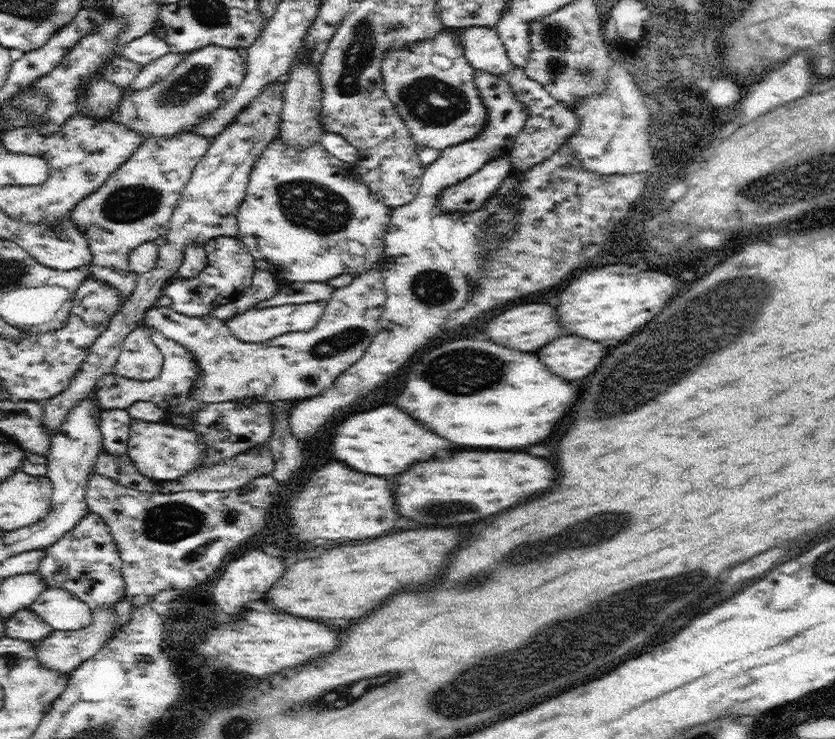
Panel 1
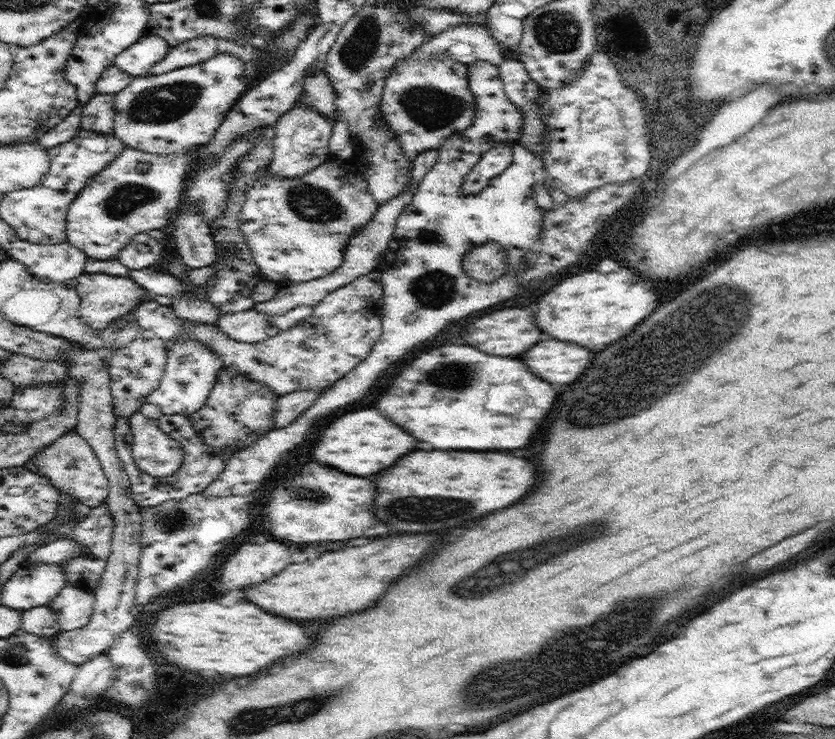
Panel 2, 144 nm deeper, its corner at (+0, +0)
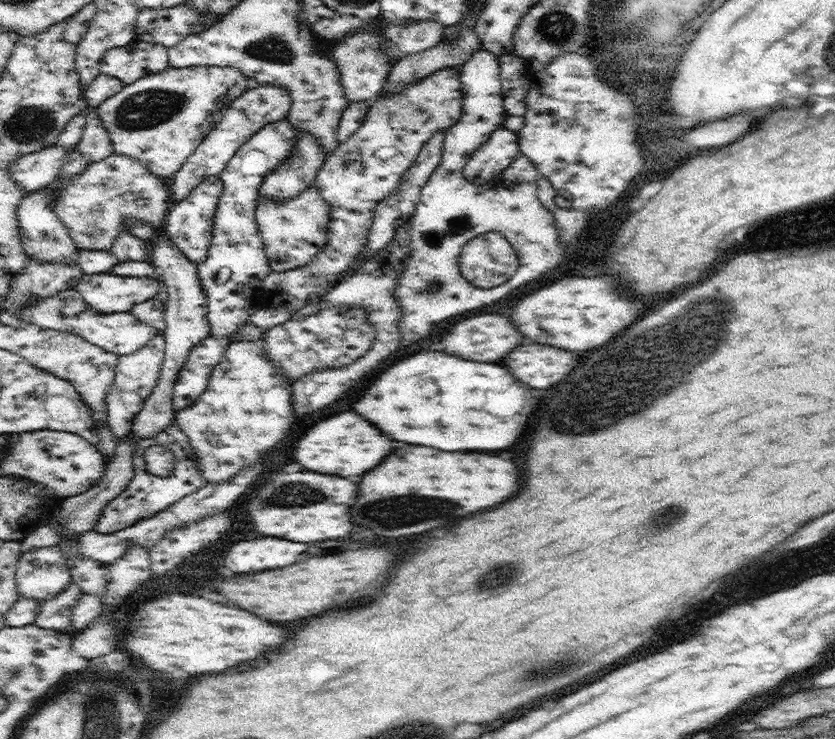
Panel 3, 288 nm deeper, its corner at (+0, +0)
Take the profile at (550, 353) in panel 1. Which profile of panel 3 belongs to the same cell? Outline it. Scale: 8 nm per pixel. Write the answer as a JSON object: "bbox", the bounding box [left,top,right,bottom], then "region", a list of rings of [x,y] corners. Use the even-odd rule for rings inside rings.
{"bbox":[501,342,577,388],"region":[[[521,342],[503,356],[501,364],[529,388],[545,388],[569,374],[577,364],[577,358],[565,350],[539,346],[535,342]]]}

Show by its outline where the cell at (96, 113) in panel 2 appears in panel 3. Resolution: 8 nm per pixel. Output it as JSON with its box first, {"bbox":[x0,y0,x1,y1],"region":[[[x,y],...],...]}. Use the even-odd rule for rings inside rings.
{"bbox":[77,108,115,164],"region":[[[91,108],[87,116],[87,128],[83,134],[83,140],[77,144],[77,148],[87,154],[91,164],[99,164],[105,158],[115,154],[115,146],[111,142],[109,132],[105,130],[101,118],[99,118],[99,108]]]}

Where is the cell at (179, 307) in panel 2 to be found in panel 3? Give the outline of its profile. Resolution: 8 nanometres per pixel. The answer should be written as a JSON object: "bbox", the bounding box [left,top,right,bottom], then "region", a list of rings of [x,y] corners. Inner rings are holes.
{"bbox":[23,222,211,554],"region":[[[131,222],[129,224],[129,232],[153,246],[151,262],[155,264],[155,268],[159,272],[161,286],[163,286],[163,290],[167,294],[167,304],[163,304],[163,310],[165,310],[165,314],[163,314],[165,316],[165,330],[161,332],[161,336],[165,338],[165,356],[163,356],[163,364],[161,364],[159,386],[151,394],[147,404],[143,406],[141,414],[135,418],[133,438],[125,440],[125,442],[121,442],[117,446],[117,458],[113,462],[109,462],[109,468],[105,472],[103,482],[97,484],[95,488],[91,488],[87,494],[79,494],[79,496],[71,496],[71,498],[63,500],[63,514],[61,516],[53,516],[51,524],[43,524],[29,538],[25,538],[23,540],[23,554],[27,554],[29,550],[35,550],[35,548],[57,548],[63,542],[63,538],[67,538],[67,536],[81,536],[81,534],[91,532],[91,530],[97,528],[97,524],[101,522],[107,506],[115,498],[119,498],[133,484],[133,478],[135,478],[133,456],[135,456],[135,448],[137,448],[137,438],[155,438],[161,430],[165,430],[165,426],[175,422],[175,408],[173,408],[171,394],[173,394],[173,386],[175,386],[175,380],[179,376],[179,370],[185,364],[191,348],[197,346],[201,340],[205,340],[211,334],[209,322],[205,318],[205,314],[207,314],[207,298],[205,298],[205,294],[201,290],[201,284],[199,284],[197,264],[191,262],[171,242],[169,236],[163,236],[149,222]]]}

